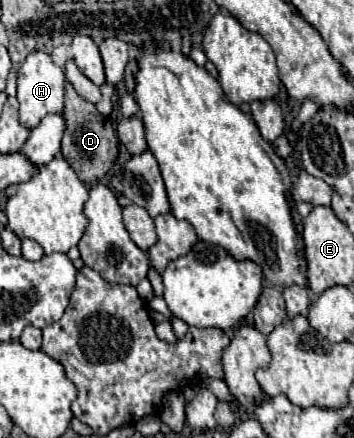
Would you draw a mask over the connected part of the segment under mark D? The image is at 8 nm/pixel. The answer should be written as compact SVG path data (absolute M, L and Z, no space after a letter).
M66 82L66 102L62 116L66 120L66 130L62 136L62 154L66 162L74 168L82 182L94 184L94 180L102 180L118 156L118 136L112 122L102 116L92 102L80 98L70 82Z

